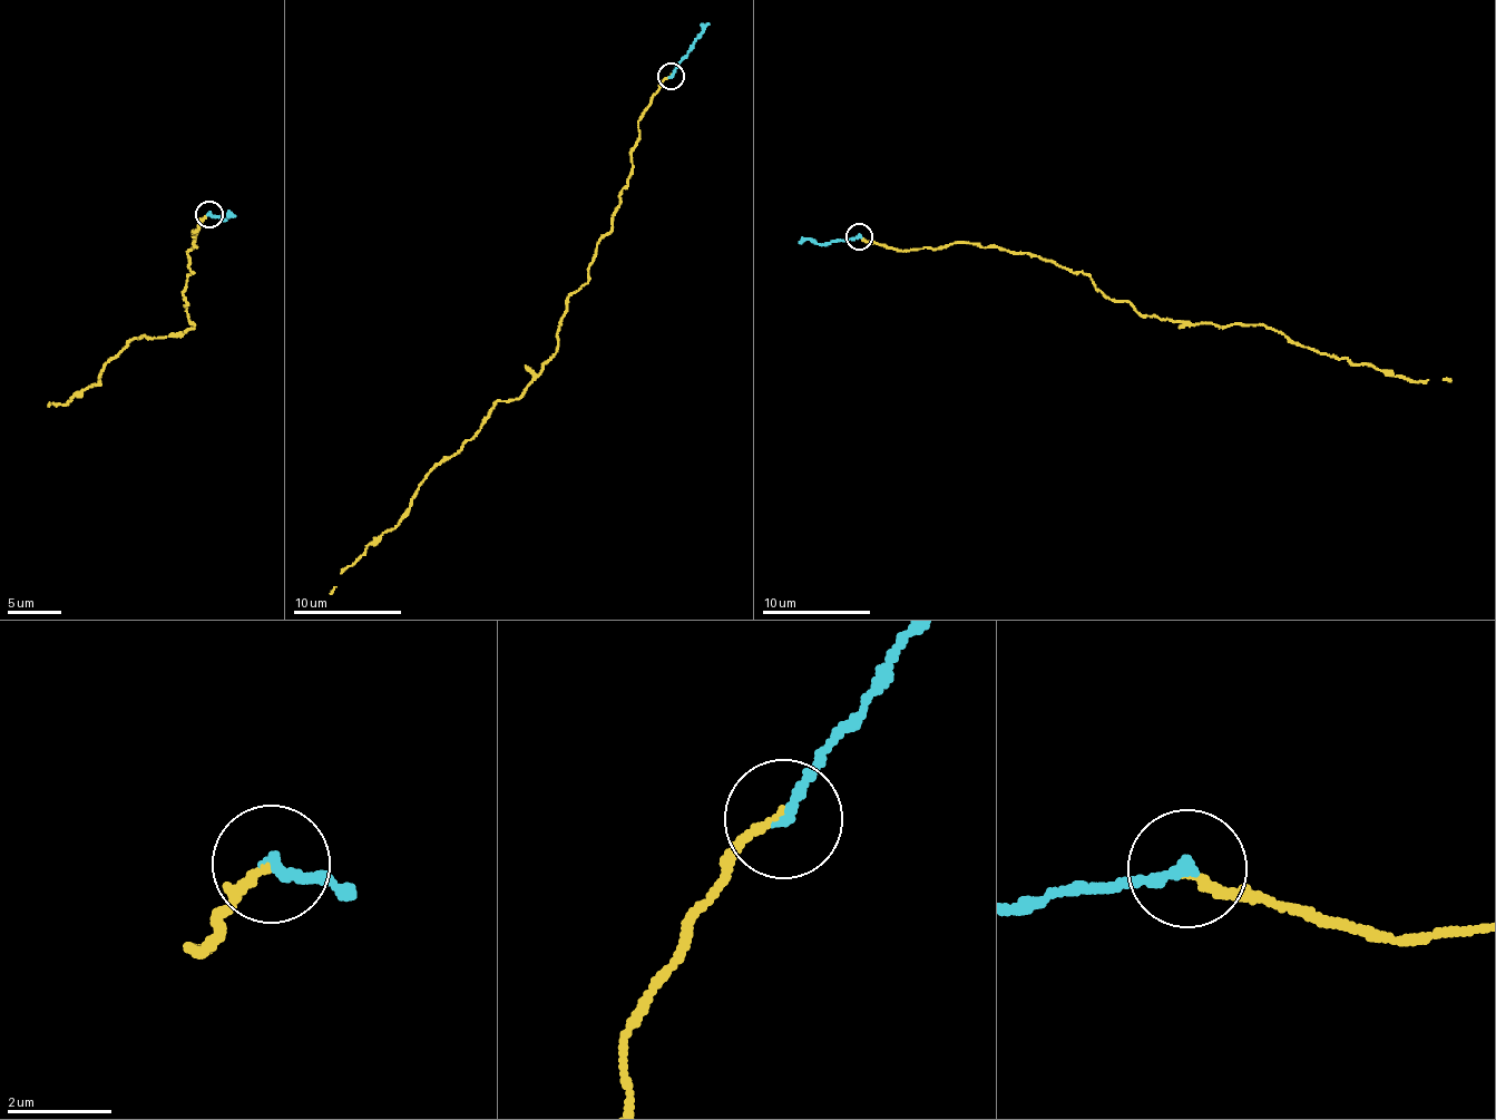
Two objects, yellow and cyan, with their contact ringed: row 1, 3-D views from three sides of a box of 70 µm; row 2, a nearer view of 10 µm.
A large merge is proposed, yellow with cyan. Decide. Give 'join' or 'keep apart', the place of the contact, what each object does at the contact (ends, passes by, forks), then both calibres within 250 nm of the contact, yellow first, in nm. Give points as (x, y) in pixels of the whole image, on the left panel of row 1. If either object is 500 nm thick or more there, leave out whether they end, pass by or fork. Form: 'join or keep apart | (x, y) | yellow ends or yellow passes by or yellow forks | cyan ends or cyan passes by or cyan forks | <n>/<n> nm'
join | (209, 214) | yellow ends | cyan ends | 140/240 nm

